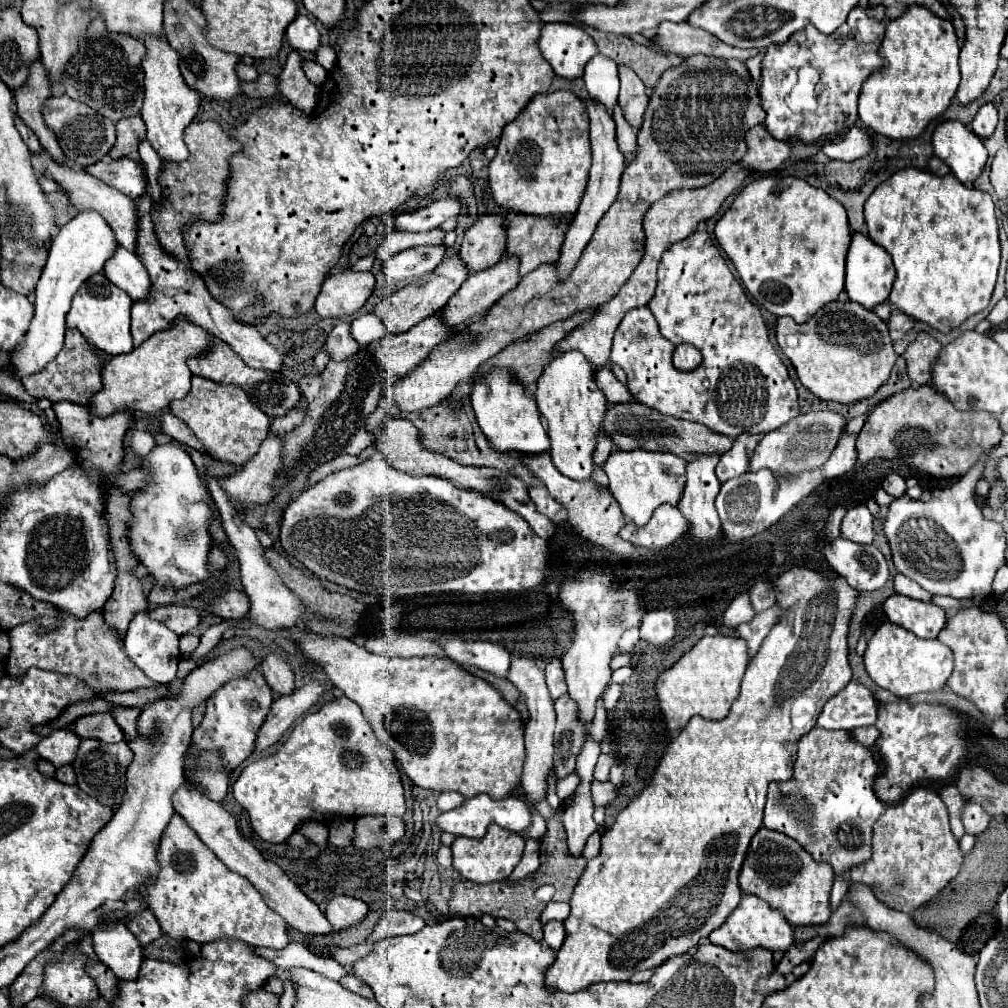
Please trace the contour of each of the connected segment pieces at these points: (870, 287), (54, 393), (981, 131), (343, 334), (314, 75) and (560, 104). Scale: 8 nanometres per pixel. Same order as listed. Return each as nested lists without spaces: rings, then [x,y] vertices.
[[[853,232],[845,262],[847,262],[845,290],[849,294],[849,300],[859,302],[861,306],[865,306],[869,310],[887,300],[893,280],[895,280],[895,268],[893,268],[891,256],[885,252],[885,248],[879,248],[879,244],[875,244],[865,232]]]
[[[67,328],[65,344],[63,344],[61,352],[45,366],[43,372],[23,376],[23,386],[37,400],[47,398],[51,402],[69,400],[69,402],[77,402],[77,404],[89,404],[93,394],[97,394],[101,390],[101,370],[103,370],[103,362],[97,354],[97,348],[93,344],[89,344],[79,330]]]
[[[985,104],[979,108],[979,112],[975,114],[973,122],[971,122],[971,130],[979,136],[979,138],[987,138],[993,134],[997,126],[997,108],[995,104]]]
[[[339,322],[331,330],[325,342],[325,350],[331,354],[331,360],[339,360],[341,356],[351,356],[353,352],[357,352],[359,344],[353,340],[349,328],[351,328],[351,322]]]
[[[305,60],[305,62],[303,62],[303,70],[305,70],[305,76],[309,78],[309,82],[315,84],[317,88],[321,88],[321,86],[325,84],[325,80],[327,80],[327,70],[325,70],[321,64],[311,62],[311,60]]]
[[[555,90],[533,96],[521,114],[503,128],[497,144],[497,154],[489,164],[489,186],[495,202],[503,210],[515,210],[535,216],[553,216],[557,220],[573,216],[589,180],[591,168],[591,144],[589,144],[589,116],[585,104],[567,90]]]

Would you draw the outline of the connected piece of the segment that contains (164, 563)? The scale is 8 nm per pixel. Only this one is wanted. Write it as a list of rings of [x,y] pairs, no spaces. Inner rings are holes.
[[[171,440],[149,452],[147,466],[153,468],[153,484],[149,484],[145,492],[133,494],[129,546],[137,552],[137,560],[153,574],[155,584],[183,588],[211,578],[213,574],[207,570],[207,554],[211,546],[211,496],[201,484],[191,456],[179,440]]]

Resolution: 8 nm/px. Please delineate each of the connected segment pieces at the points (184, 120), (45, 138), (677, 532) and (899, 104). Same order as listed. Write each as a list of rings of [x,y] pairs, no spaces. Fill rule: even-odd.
[[[167,38],[145,40],[147,58],[143,64],[145,72],[145,100],[141,108],[141,118],[147,126],[147,140],[163,162],[183,162],[189,160],[189,148],[185,146],[183,132],[195,118],[199,110],[199,96],[189,90],[179,72],[179,54],[169,46]]]
[[[37,60],[31,68],[31,78],[27,84],[23,84],[17,92],[15,92],[15,104],[17,104],[17,116],[37,134],[43,150],[59,164],[65,164],[65,156],[63,150],[57,142],[57,136],[53,134],[53,130],[47,128],[45,120],[43,120],[43,102],[51,98],[51,84],[49,78],[45,76],[45,68],[41,68],[41,62]]]
[[[661,504],[645,526],[637,528],[633,522],[629,522],[625,528],[621,528],[619,536],[647,550],[659,550],[673,544],[687,532],[687,528],[689,522],[681,516],[681,510],[675,504]]]
[[[909,4],[905,12],[889,20],[885,26],[885,36],[879,46],[879,56],[883,58],[883,68],[877,70],[873,76],[869,76],[863,82],[861,96],[859,96],[859,118],[875,134],[887,136],[887,138],[915,138],[919,136],[929,120],[937,118],[945,108],[951,104],[951,98],[957,92],[959,86],[959,42],[955,36],[955,28],[949,20],[935,16],[933,12],[925,10],[919,4]]]

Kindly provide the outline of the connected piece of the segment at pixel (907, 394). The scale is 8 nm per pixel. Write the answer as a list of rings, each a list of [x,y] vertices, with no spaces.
[[[919,386],[893,394],[869,412],[857,436],[857,460],[865,464],[875,458],[893,460],[919,454],[919,470],[939,478],[963,476],[985,448],[1001,442],[1001,436],[1003,432],[993,414],[977,410],[961,412],[931,386]]]

